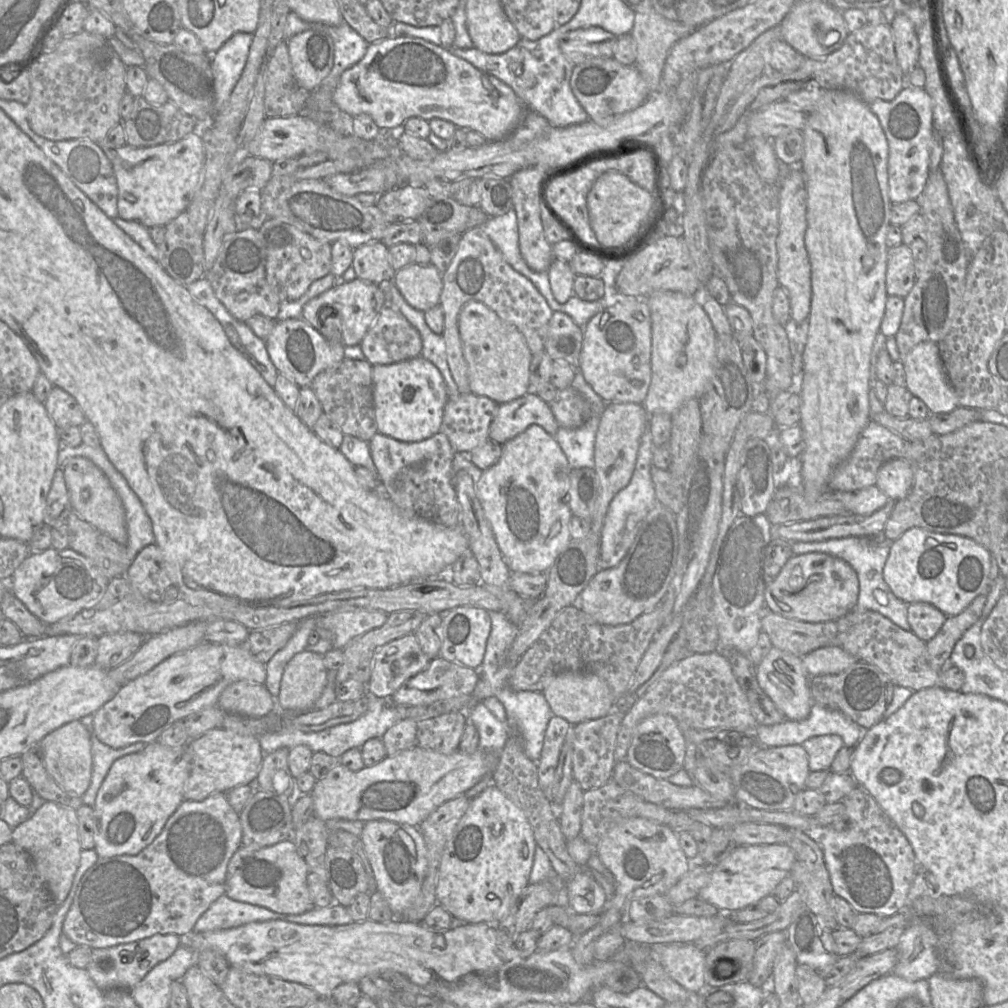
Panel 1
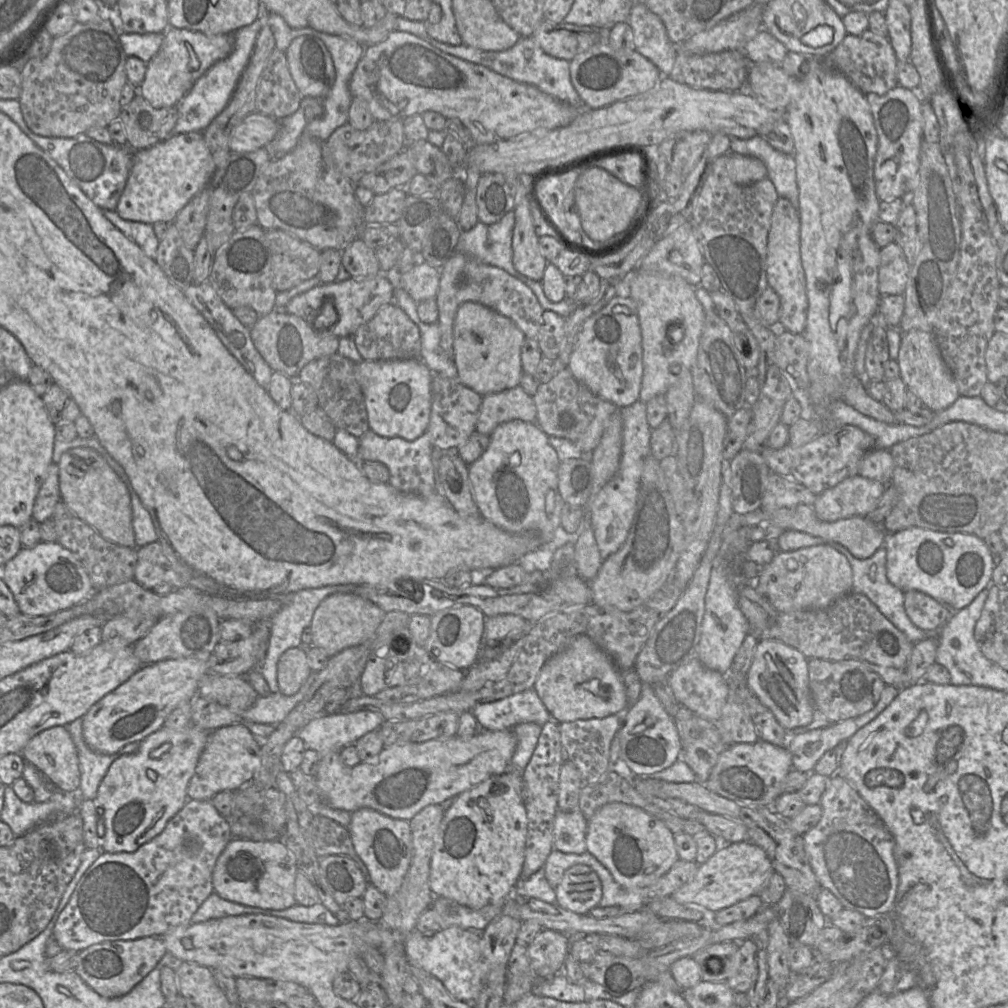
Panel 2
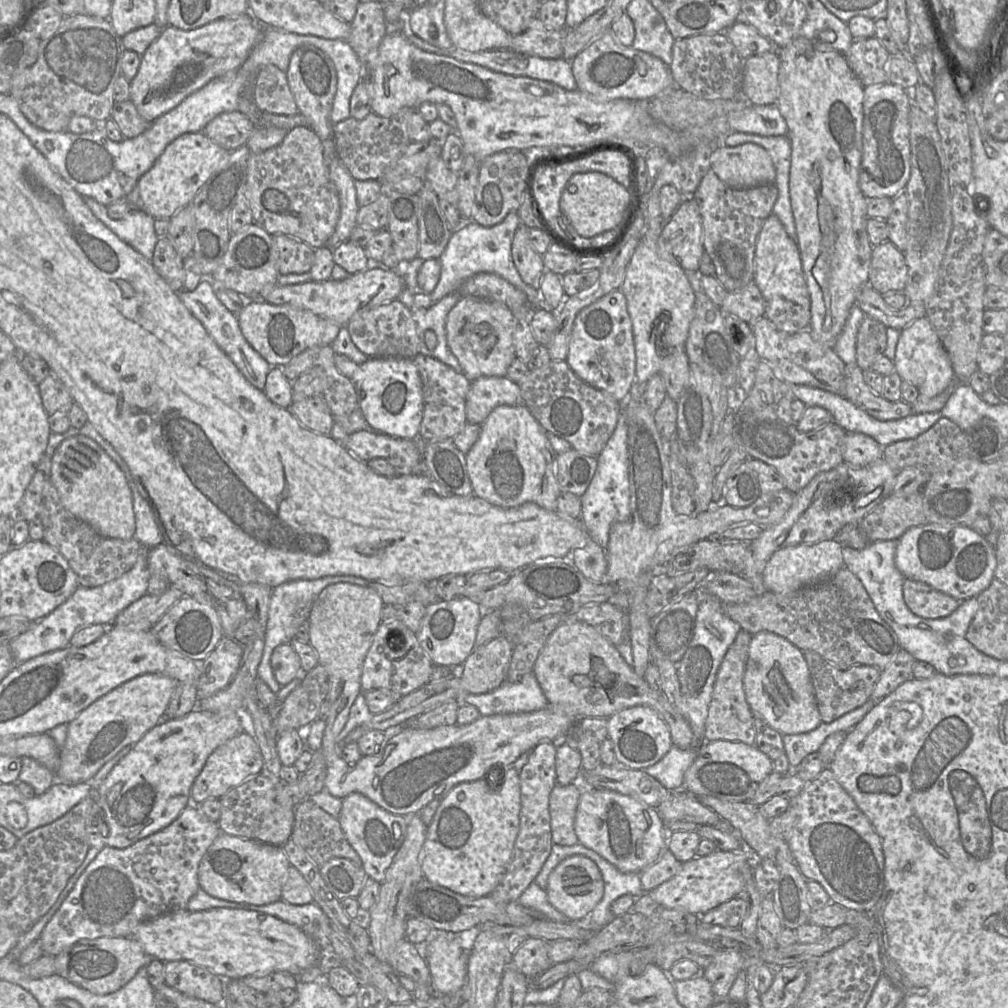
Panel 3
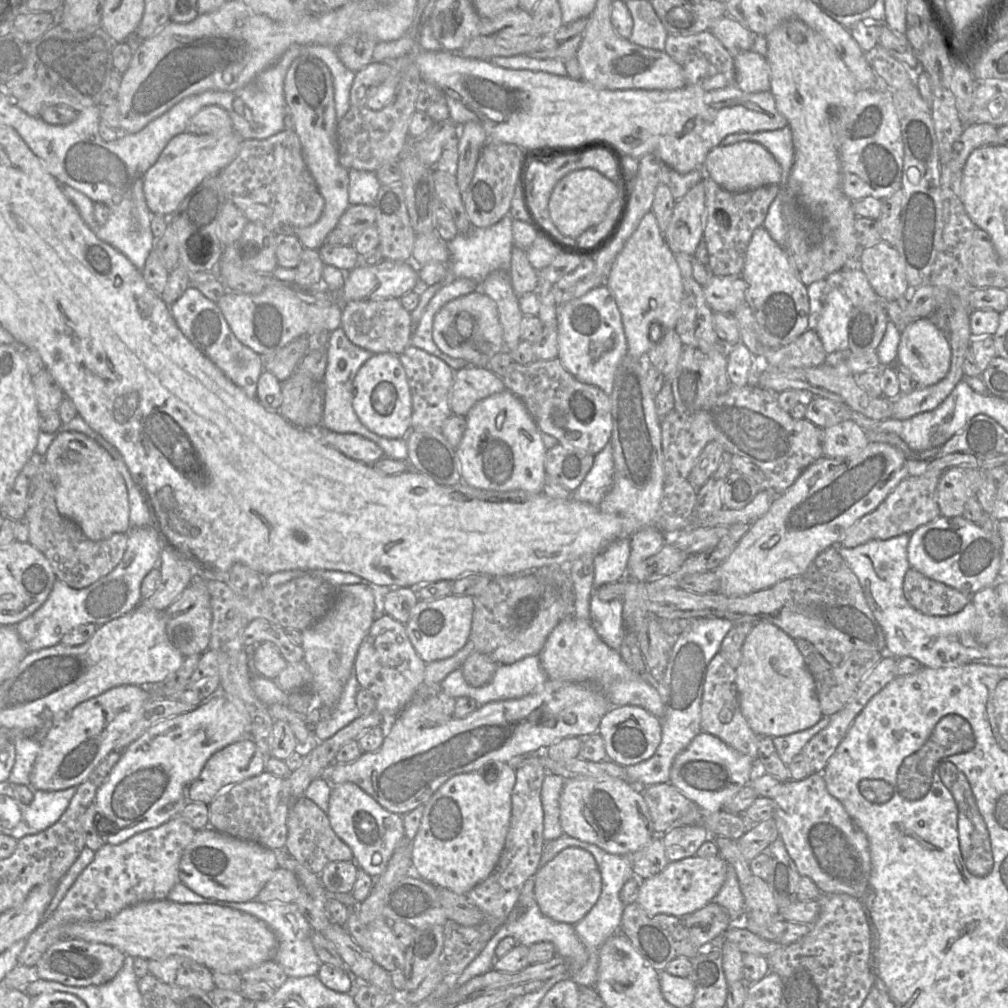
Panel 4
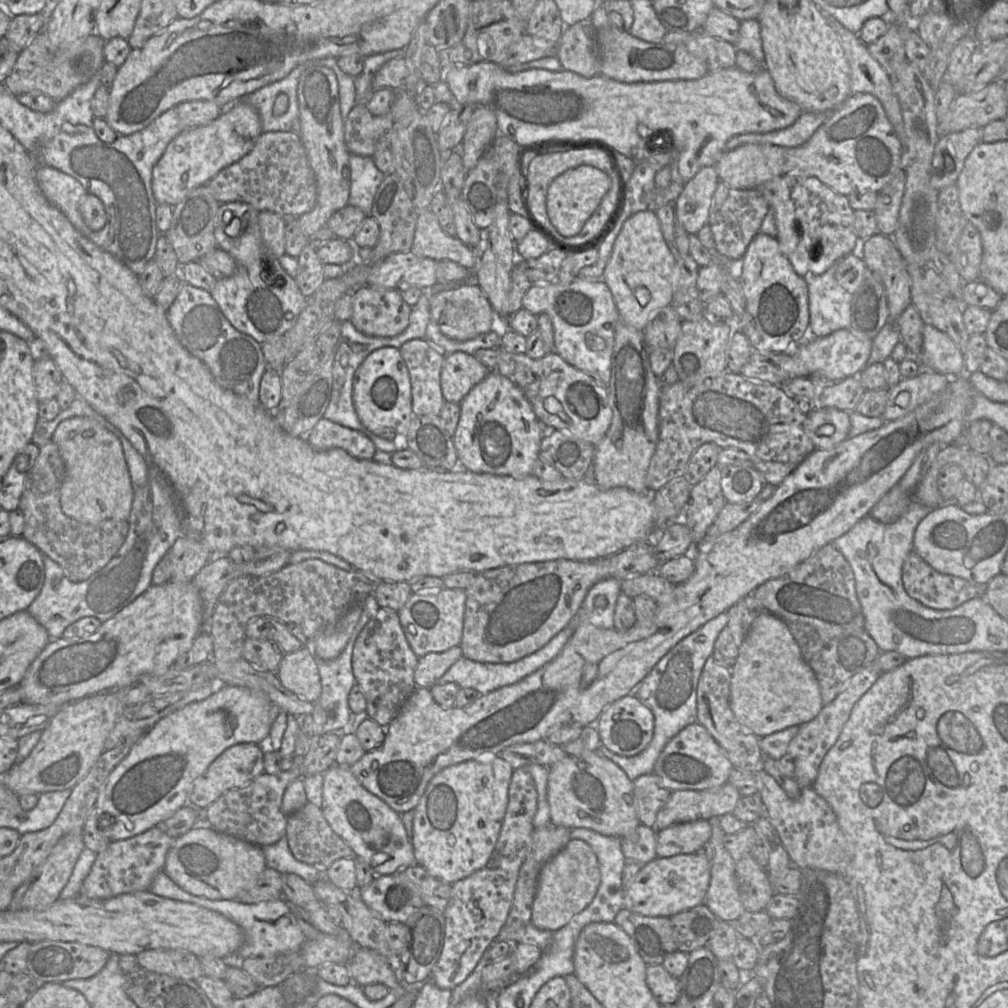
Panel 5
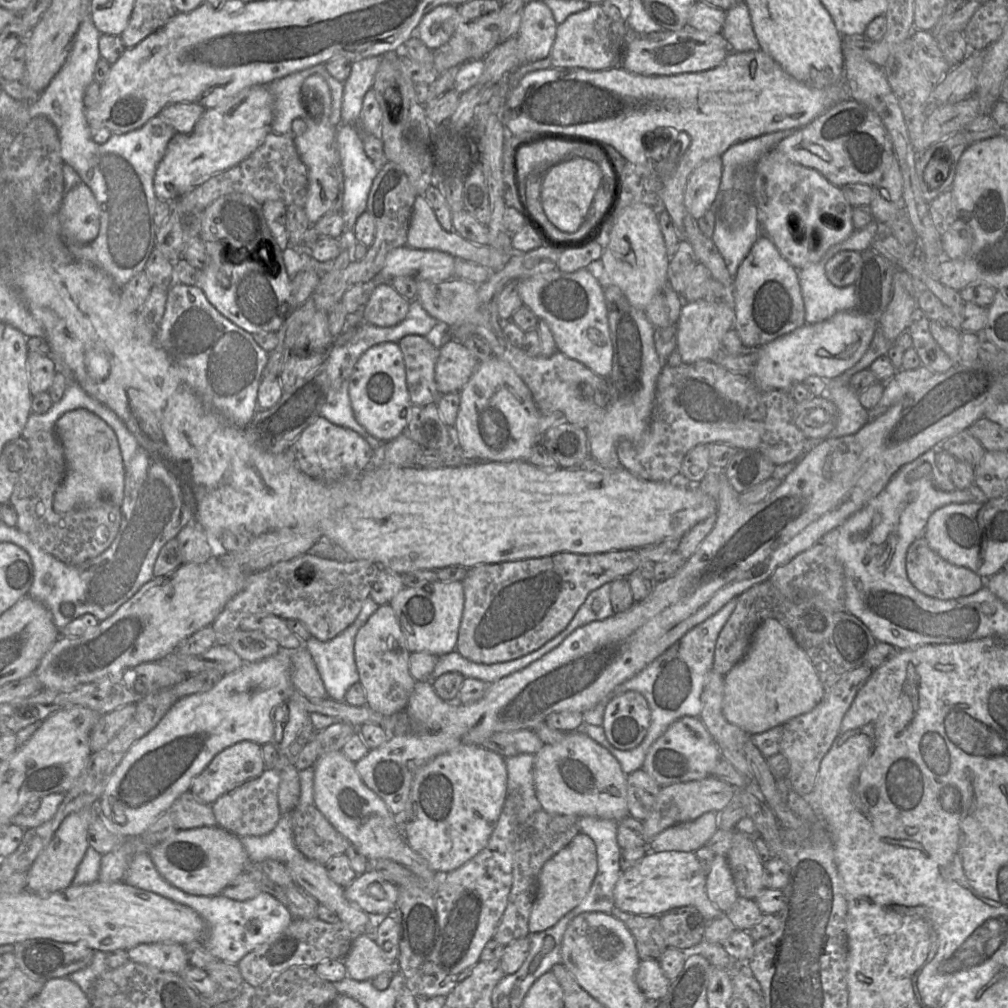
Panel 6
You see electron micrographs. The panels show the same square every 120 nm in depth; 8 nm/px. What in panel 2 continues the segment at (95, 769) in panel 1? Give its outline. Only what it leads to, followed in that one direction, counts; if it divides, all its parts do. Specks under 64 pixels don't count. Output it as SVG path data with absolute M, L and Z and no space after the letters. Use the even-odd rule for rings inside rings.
M82 717L65 727L73 739L79 757L81 773L79 794L82 799L93 800L97 797L98 787L111 764L120 756L137 751L140 744L139 742L132 742L115 754L100 754L93 751L83 738Z

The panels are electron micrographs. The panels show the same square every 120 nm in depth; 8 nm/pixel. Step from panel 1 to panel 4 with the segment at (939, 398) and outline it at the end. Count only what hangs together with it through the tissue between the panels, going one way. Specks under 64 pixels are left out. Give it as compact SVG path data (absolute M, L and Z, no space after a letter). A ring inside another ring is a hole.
M928 318L913 321L901 332L897 359L900 366L911 374L918 387L936 384L947 375L951 365L951 349L947 333Z

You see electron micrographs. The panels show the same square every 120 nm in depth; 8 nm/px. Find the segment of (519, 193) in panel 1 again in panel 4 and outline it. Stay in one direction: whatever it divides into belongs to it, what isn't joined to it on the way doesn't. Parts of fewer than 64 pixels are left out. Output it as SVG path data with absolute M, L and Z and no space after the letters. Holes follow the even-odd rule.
M517 245L512 248L510 282L519 298L536 292L539 286L538 271L530 264L526 250Z

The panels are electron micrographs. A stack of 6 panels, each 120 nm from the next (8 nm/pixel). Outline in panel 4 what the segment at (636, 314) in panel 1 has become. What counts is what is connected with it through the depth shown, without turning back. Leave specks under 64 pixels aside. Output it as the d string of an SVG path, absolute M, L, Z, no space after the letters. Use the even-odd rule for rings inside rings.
M598 286L584 296L557 305L556 315L558 357L564 368L580 382L600 388L610 395L616 370L628 353L627 340L624 333L621 314L617 307L613 292L606 286Z

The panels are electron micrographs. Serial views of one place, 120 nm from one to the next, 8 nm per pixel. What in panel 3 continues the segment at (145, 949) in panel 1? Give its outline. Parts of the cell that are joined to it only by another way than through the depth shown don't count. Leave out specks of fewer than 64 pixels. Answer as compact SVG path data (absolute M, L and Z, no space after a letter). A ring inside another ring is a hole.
M101 937L83 939L54 957L56 974L98 995L121 989L151 959L142 944L132 937Z

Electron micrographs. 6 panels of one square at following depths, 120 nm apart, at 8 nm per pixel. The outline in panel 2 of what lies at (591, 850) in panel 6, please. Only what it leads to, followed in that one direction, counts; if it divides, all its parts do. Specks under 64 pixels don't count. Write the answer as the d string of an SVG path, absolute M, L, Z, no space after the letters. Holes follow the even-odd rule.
M577 864L565 871L555 893L560 907L586 915L600 903L603 889L601 880L592 868Z

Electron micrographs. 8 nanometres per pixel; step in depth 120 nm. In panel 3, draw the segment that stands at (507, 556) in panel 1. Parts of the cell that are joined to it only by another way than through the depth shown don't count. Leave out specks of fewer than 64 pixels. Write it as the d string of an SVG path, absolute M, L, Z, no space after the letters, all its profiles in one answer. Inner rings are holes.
M525 405L496 407L480 426L478 440L465 455L473 494L502 508L528 502L555 511L561 493L555 476L555 457L546 431Z

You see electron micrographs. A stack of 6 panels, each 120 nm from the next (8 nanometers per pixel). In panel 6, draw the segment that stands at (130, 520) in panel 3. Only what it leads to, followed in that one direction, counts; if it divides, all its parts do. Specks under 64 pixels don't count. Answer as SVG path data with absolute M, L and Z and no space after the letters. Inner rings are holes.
M80 408L62 415L55 431L64 448L66 476L54 496L53 510L65 513L101 498L120 507L124 498L125 464L113 429L96 414Z

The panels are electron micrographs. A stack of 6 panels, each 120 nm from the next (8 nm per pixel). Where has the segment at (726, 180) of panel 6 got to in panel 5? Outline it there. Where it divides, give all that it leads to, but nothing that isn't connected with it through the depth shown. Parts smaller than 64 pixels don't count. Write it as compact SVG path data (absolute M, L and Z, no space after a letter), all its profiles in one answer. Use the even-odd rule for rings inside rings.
M833 111L802 113L791 126L785 129L764 134L740 134L727 141L725 150L731 151L747 144L799 147L810 139L832 113Z

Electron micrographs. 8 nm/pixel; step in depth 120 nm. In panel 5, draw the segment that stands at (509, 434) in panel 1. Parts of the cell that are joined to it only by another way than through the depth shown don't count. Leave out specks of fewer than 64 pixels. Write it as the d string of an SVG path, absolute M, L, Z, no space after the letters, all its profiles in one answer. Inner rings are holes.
M456 351L445 355L441 389L446 402L458 403L490 372L474 355Z

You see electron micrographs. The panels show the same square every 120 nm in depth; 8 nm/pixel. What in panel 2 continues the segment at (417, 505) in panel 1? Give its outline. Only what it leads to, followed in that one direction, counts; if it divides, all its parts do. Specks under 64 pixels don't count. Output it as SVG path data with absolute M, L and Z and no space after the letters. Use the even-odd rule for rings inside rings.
M369 429L358 439L358 461L379 461L385 464L390 473L388 483L395 489L424 498L438 491L432 463L434 445L427 431L414 441L408 441L401 437L382 437Z

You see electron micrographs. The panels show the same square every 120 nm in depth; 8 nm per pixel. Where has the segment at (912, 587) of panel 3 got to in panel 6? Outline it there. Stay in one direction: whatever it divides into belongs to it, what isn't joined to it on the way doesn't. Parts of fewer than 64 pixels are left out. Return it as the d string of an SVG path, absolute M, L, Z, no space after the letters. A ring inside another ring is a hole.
M924 535L916 539L907 550L906 573L909 581L918 591L940 600L969 596L985 585L985 579L973 571L950 564L941 558L930 548Z

